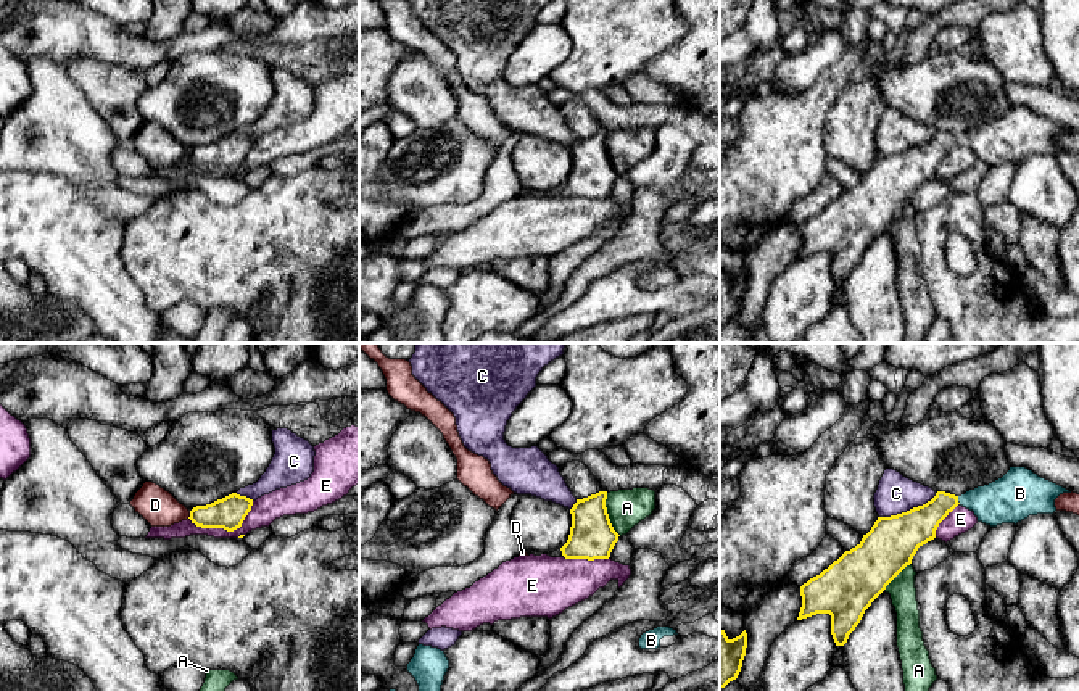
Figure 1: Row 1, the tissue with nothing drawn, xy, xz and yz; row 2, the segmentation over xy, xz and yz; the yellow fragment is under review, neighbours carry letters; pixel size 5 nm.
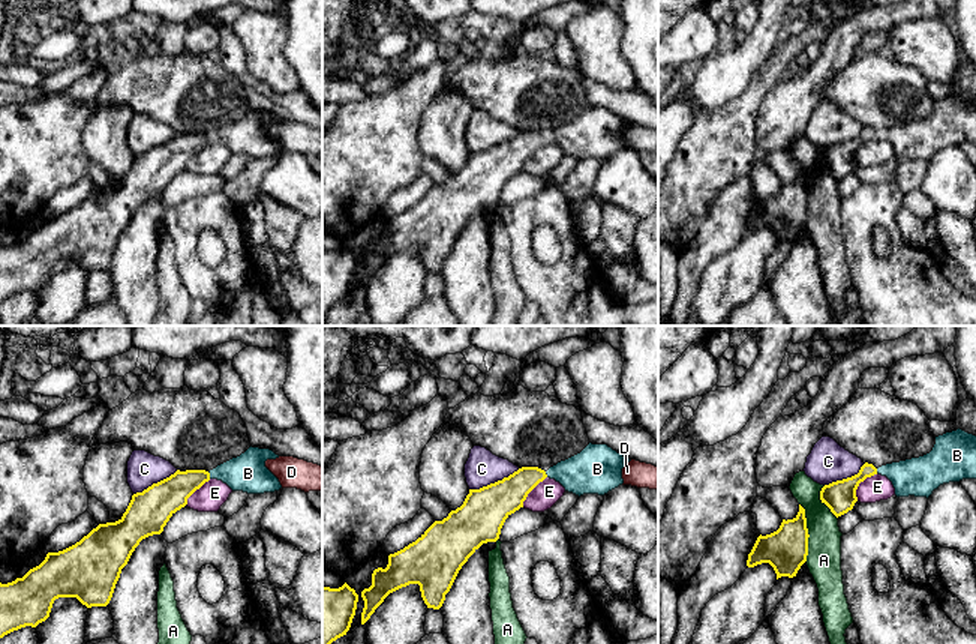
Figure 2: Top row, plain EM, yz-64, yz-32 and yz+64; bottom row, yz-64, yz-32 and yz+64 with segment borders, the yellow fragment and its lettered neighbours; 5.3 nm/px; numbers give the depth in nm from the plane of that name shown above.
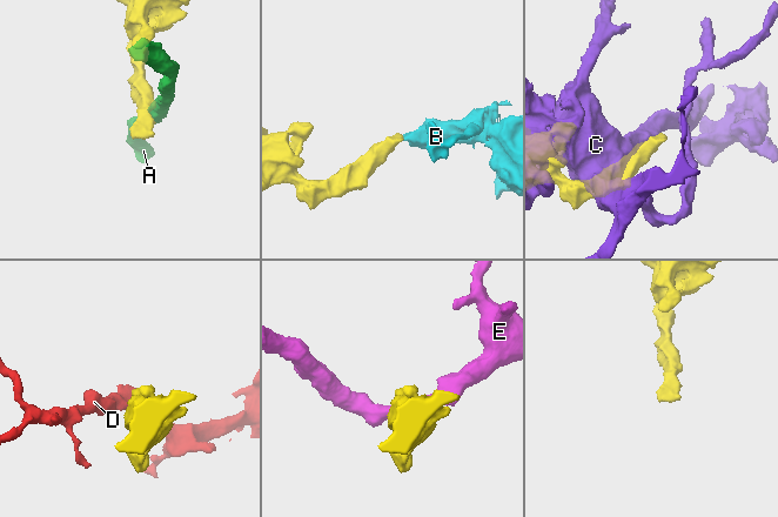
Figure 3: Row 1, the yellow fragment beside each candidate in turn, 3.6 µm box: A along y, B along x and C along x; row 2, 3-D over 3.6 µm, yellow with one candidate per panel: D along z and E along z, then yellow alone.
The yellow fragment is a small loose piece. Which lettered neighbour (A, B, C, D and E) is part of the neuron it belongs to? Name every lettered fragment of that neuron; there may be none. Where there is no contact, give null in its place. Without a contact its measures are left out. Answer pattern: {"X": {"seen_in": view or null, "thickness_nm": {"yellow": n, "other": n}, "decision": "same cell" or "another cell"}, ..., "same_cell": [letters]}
{"A": {"seen_in": "xz", "thickness_nm": {"yellow": 220, "other": 190}, "decision": "another cell"}, "B": {"seen_in": "yz", "thickness_nm": {"yellow": 190, "other": 220}, "decision": "same cell"}, "C": {"seen_in": "yz", "thickness_nm": {"yellow": 260, "other": 190}, "decision": "another cell"}, "D": {"seen_in": "xy", "thickness_nm": {"yellow": 160, "other": 180}, "decision": "another cell"}, "E": {"seen_in": "xy", "thickness_nm": {"yellow": 160, "other": 140}, "decision": "another cell"}, "same_cell": ["B"]}

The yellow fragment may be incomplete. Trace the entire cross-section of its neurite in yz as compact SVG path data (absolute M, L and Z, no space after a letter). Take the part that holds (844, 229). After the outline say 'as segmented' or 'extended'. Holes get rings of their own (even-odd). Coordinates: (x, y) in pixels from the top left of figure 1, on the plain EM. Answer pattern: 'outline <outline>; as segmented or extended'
outline M1010 106L1002 118L969 129L961 135L937 130L936 135L923 145L897 155L878 156L871 169L863 174L862 180L855 187L845 190L820 214L810 217L800 226L802 246L797 259L816 253L829 253L833 279L836 285L844 285L871 242L907 205L912 203L918 187L936 177L939 163L958 143L973 150L978 161L986 164L1016 164L1029 155L1053 153L1056 150L1055 139L1063 132L1071 130L1039 116L1026 106Z; extended

